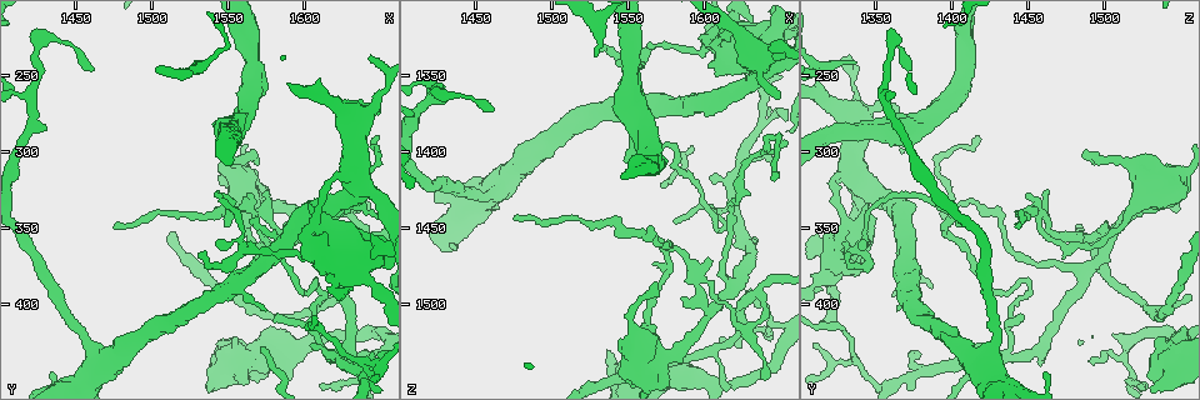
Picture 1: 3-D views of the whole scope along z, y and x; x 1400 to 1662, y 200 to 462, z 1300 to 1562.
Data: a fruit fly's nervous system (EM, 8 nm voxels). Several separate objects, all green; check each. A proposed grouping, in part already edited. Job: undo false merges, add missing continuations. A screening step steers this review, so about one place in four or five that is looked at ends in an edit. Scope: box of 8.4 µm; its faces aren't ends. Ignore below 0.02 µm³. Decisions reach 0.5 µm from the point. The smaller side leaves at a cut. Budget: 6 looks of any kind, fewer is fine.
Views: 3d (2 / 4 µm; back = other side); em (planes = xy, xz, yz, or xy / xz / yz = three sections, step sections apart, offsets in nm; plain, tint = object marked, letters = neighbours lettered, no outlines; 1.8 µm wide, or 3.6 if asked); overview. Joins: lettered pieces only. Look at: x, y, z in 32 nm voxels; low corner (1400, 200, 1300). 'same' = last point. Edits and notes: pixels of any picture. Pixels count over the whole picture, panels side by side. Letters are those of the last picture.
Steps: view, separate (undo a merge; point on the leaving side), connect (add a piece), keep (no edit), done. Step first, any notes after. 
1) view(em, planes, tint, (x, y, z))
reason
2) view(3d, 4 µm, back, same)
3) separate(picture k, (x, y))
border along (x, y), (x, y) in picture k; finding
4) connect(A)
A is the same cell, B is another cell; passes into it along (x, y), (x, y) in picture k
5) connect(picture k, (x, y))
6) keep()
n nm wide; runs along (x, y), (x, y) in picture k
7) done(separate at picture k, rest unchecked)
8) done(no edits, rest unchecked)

view(3d, 2 µm, back, (1558, 366, 1336))
branch point

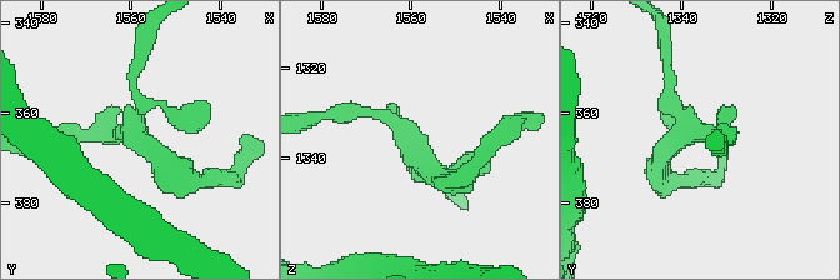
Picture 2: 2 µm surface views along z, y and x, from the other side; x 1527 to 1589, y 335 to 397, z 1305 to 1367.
view(em, planes, tint, (1559, 365, 1337))
need the tissue

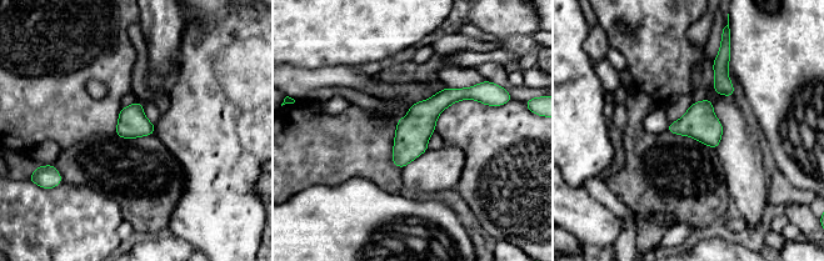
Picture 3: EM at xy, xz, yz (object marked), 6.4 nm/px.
view(em, planes, letters, same)
what lies round it

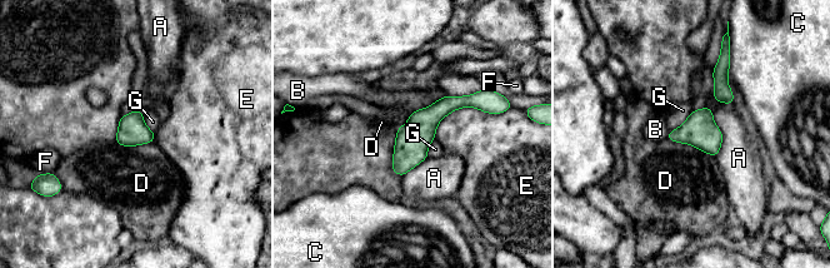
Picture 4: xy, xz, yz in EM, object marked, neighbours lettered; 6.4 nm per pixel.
keep()
A, B, C, D, E, F and G are other cells; border along (668, 138), (689, 143), (714, 157) in picture 4; continuous, no second neuron

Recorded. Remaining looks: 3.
view(em, 3.6 µm, xz, step 4, tint, (1632, 282, 1336))
three-way junction

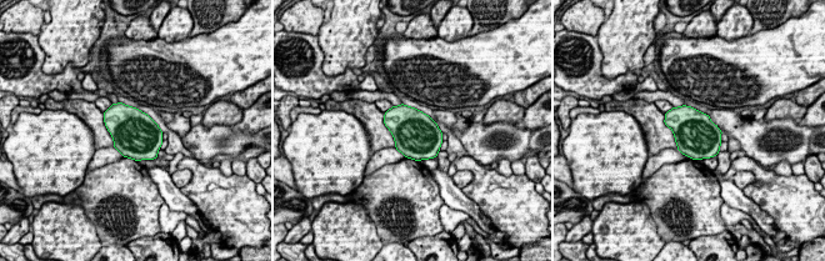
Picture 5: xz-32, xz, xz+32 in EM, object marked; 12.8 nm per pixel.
view(em, 3.6 µm, planes, letters, same)
another direction

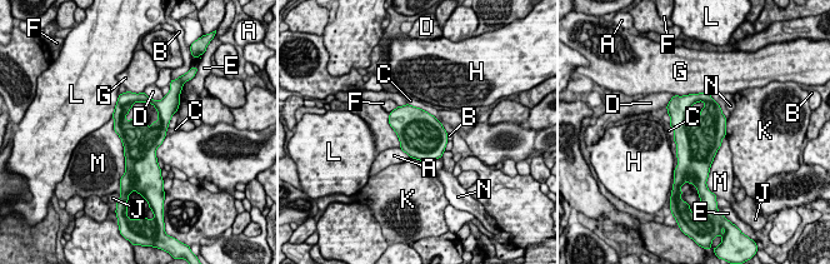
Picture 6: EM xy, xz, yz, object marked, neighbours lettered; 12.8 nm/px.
keep()
A, B, C, D, E, F, G, H, J, K, L, M and N are other cells; border along (113, 116), (125, 173) in picture 6; all the same neuron

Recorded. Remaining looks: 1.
view(em, 3.6 µm, planes, letters, (1632, 346, 1514))
touches itself

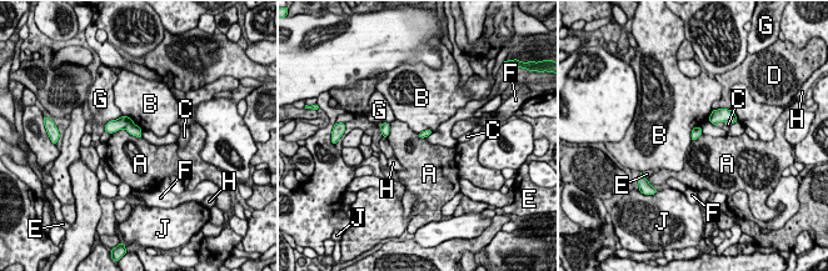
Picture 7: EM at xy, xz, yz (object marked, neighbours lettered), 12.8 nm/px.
separate(picture 7, (114, 125))
A, B, C, D, E, F, G, H and J are other cells; border along (131, 121), (124, 128) in picture 7; two neurons meet here

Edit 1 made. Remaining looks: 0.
done(separate at picture 7, rest unchecked)

